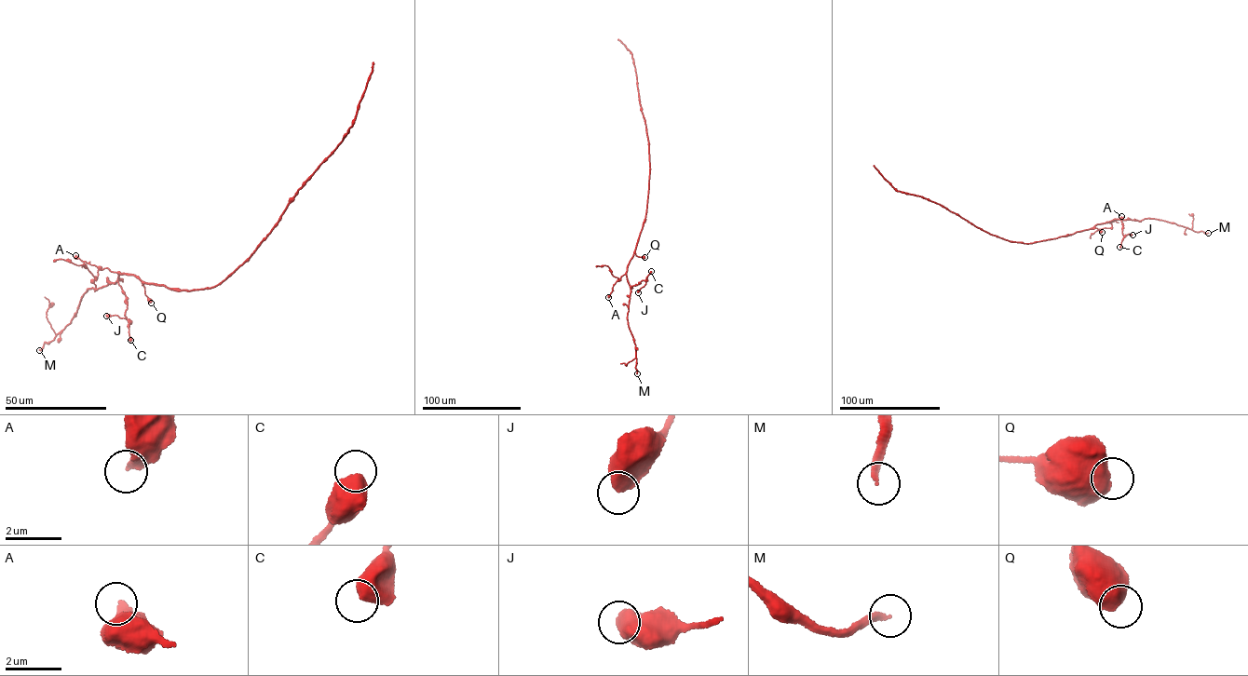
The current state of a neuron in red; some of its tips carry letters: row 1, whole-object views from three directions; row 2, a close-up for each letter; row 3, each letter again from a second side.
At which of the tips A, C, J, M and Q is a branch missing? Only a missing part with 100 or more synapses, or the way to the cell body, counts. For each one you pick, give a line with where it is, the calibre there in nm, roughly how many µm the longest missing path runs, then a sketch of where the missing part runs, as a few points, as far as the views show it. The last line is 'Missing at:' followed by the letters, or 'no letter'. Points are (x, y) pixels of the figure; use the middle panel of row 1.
M: Place: (637, 373). Thickness 260 nm. Missing length about 160 µm
Missing at: M

